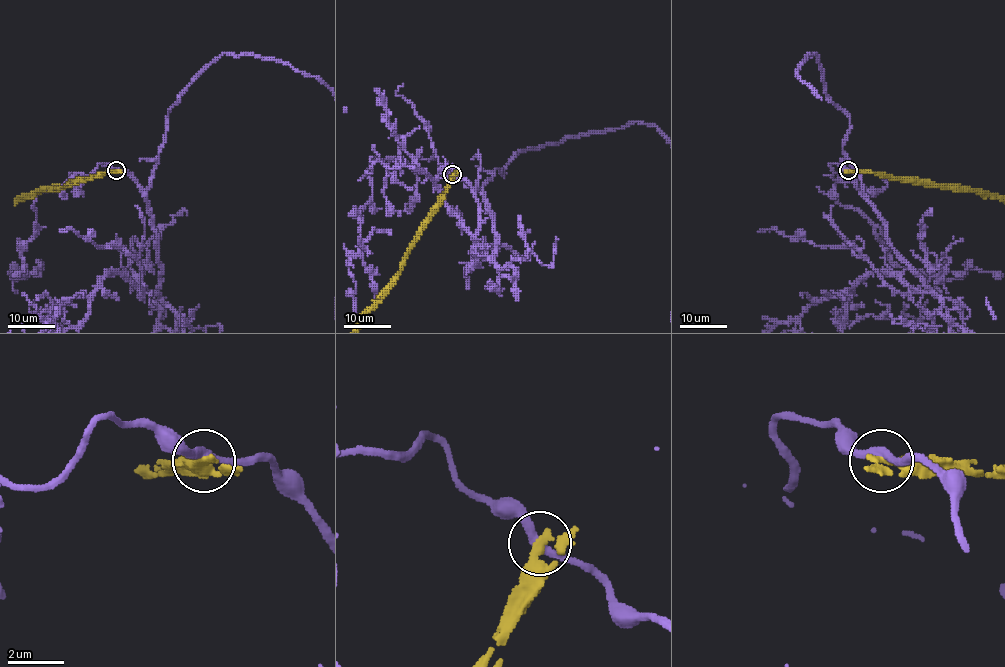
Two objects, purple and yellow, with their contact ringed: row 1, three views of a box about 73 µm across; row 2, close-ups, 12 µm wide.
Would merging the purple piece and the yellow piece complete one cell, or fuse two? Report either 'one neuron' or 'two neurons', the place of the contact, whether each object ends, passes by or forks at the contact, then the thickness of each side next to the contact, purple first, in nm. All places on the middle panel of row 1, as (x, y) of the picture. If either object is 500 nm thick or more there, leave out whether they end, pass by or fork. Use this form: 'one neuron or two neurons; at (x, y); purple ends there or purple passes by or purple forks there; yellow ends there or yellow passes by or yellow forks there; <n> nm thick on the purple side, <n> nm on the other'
two neurons; at (452, 174); purple passes by; yellow passes by; 320 nm thick on the purple side, 280 nm on the other

